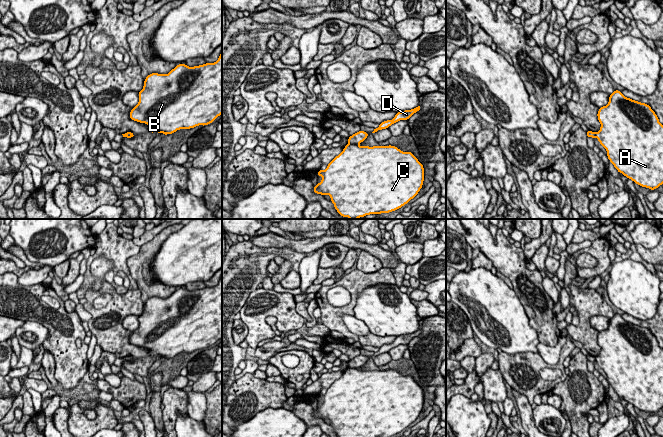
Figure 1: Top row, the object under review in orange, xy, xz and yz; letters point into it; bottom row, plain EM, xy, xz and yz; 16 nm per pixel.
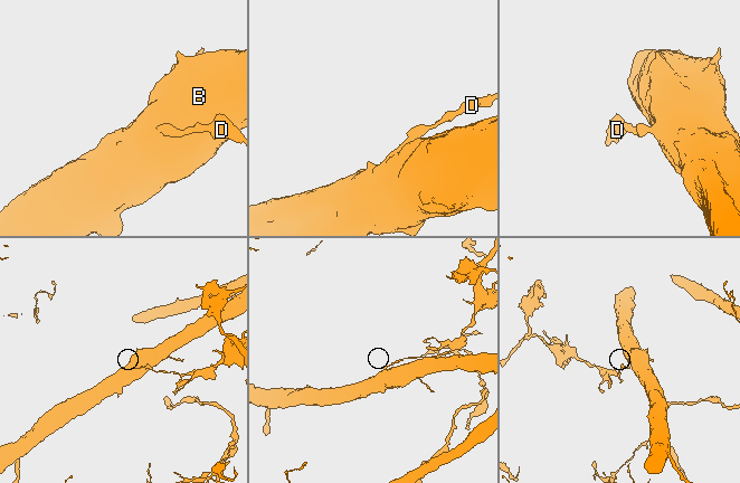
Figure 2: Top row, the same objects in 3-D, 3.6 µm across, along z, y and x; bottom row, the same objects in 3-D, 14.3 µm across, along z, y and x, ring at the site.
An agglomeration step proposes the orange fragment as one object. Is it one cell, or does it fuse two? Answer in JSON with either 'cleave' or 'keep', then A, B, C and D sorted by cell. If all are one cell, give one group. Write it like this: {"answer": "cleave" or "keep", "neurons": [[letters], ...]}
{"answer": "cleave", "neurons": [["A", "B", "C"], ["D"]]}

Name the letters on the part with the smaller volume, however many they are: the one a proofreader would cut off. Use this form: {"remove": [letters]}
{"remove": ["D"]}

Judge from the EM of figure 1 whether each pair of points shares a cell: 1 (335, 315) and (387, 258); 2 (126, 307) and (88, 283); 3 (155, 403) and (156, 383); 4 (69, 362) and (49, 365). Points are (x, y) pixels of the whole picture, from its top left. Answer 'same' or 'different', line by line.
1: different
2: different
3: same
4: different

